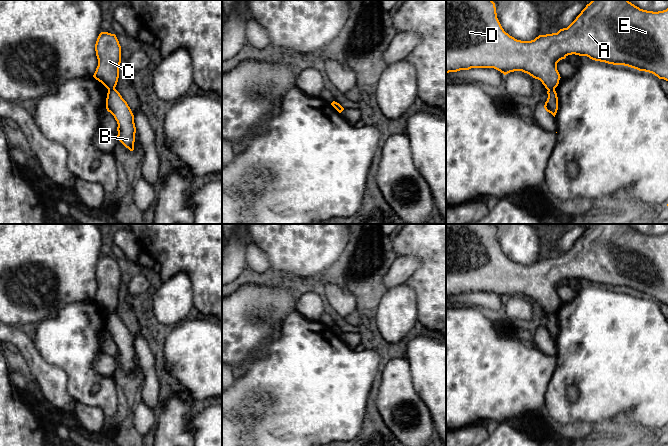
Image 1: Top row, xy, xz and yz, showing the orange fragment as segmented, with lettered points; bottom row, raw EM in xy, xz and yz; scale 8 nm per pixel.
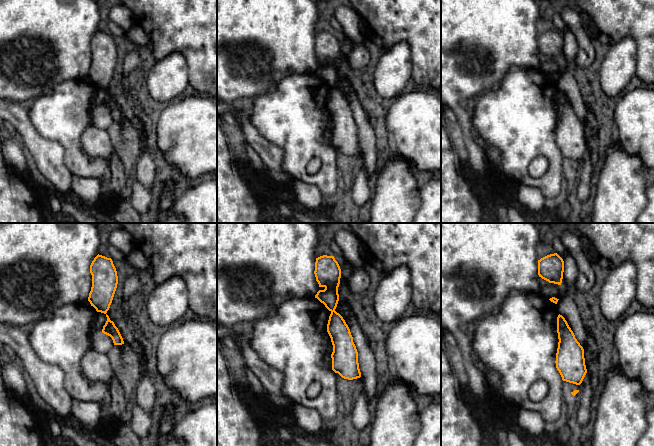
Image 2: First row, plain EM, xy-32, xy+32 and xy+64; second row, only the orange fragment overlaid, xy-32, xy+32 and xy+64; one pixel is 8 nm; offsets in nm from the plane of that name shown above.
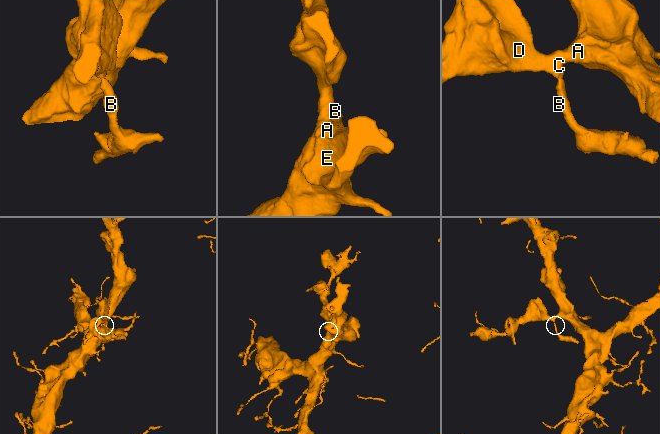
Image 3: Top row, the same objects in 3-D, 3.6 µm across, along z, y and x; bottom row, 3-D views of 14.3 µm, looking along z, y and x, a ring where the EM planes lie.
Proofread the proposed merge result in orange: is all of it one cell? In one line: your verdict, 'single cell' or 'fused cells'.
fused cells

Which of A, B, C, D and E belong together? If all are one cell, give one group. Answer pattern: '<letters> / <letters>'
A C D E / B

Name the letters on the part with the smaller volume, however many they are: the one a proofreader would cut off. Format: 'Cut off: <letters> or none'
Cut off: B

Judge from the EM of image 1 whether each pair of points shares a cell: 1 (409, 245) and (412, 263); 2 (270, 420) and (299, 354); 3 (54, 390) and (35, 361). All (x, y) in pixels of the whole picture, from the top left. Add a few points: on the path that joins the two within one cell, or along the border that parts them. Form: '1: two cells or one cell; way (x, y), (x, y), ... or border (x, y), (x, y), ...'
1: two cells; border (396, 256), (418, 258), (418, 267), (407, 278)
2: one cell; way (286, 404), (299, 391), (299, 370)
3: one cell; way (53, 383), (39, 368)

